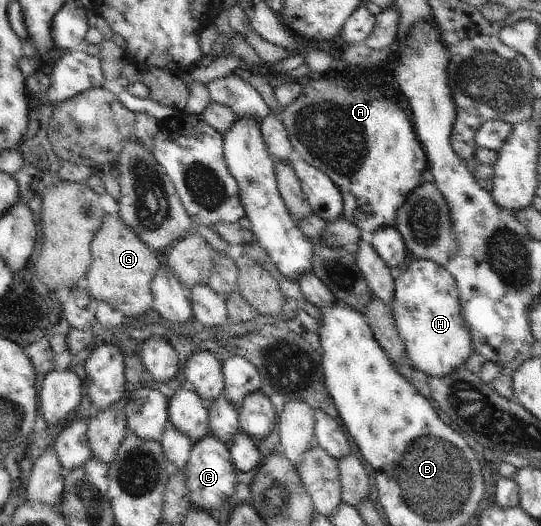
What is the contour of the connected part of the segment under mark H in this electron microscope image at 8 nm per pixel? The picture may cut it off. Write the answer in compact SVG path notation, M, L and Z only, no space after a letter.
M410 258L406 270L394 280L391 311L395 327L405 343L406 362L427 377L447 377L455 369L465 368L473 353L471 335L461 317L459 289L455 278L435 261Z

